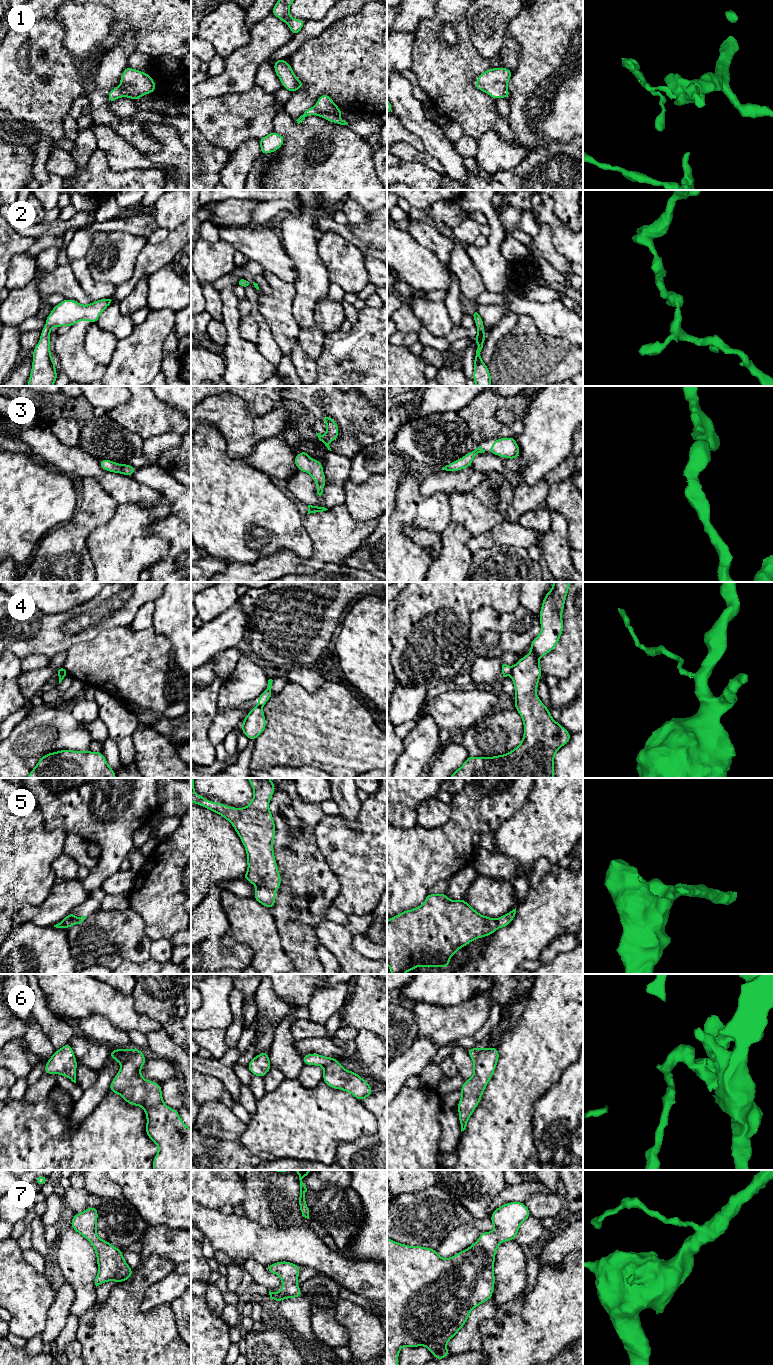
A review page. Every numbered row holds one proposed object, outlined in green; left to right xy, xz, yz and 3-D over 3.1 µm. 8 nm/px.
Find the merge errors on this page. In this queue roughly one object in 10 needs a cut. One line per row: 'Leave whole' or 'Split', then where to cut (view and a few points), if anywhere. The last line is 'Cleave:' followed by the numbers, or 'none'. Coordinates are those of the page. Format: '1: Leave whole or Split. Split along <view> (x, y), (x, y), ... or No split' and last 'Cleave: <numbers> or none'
1: Leave whole. No split
2: Leave whole. No split
3: Leave whole. No split
4: Split. Split along yz (512, 667), (510, 676)
5: Leave whole. No split
6: Split. Split along xy (135, 1048), (133, 1053), (121, 1065)
7: Leave whole. No split
Cleave: 4, 6

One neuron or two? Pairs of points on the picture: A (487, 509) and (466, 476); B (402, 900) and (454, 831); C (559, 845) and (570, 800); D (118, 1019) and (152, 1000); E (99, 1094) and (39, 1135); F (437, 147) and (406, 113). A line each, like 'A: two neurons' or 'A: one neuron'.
A: two neurons
B: one neuron
C: one neuron
D: two neurons
E: two neurons
F: one neuron

